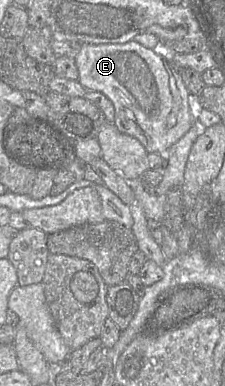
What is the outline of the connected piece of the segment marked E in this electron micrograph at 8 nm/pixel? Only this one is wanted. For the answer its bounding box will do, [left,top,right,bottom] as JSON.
[75,40,195,153]

